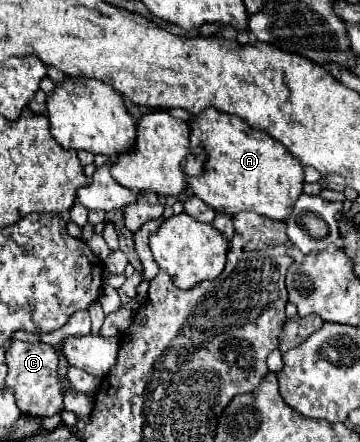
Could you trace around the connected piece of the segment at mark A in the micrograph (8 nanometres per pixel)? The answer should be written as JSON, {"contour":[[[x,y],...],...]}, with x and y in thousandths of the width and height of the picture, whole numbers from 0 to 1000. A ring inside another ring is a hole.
{"contour":[[[569,247],[531,278],[531,324],[569,328],[575,373],[553,400],[525,400],[542,441],[603,482],[658,486],[664,477],[708,477],[764,500],[797,500],[825,446],[842,437],[836,369],[736,296],[692,287],[658,260]]]}

